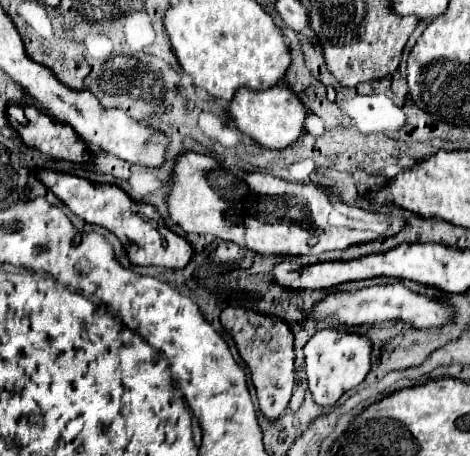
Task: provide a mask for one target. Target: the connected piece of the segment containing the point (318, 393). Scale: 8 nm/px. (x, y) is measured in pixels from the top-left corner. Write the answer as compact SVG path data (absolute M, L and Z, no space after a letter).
M322 328L304 346L306 354L306 374L314 402L320 406L332 406L338 398L356 388L370 372L372 340L360 334L352 334L346 328Z

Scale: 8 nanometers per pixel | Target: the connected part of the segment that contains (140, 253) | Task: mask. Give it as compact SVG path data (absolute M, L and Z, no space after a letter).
M40 170L38 178L44 182L48 190L52 190L76 216L80 216L84 222L100 224L114 232L122 244L126 246L128 258L134 266L164 266L164 268L184 268L192 256L194 248L192 244L172 232L168 224L162 220L162 216L156 212L154 206L134 202L124 190L112 184L96 184L86 178L78 178L64 172L52 172L52 170Z

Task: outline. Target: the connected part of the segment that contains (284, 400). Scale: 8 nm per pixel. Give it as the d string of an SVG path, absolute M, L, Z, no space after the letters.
M226 308L222 312L222 326L230 332L234 338L238 352L242 360L250 366L252 372L252 382L256 386L260 410L268 418L278 418L282 410L288 408L292 388L294 388L294 336L290 326L274 316L260 314L256 310L246 310L246 308Z

